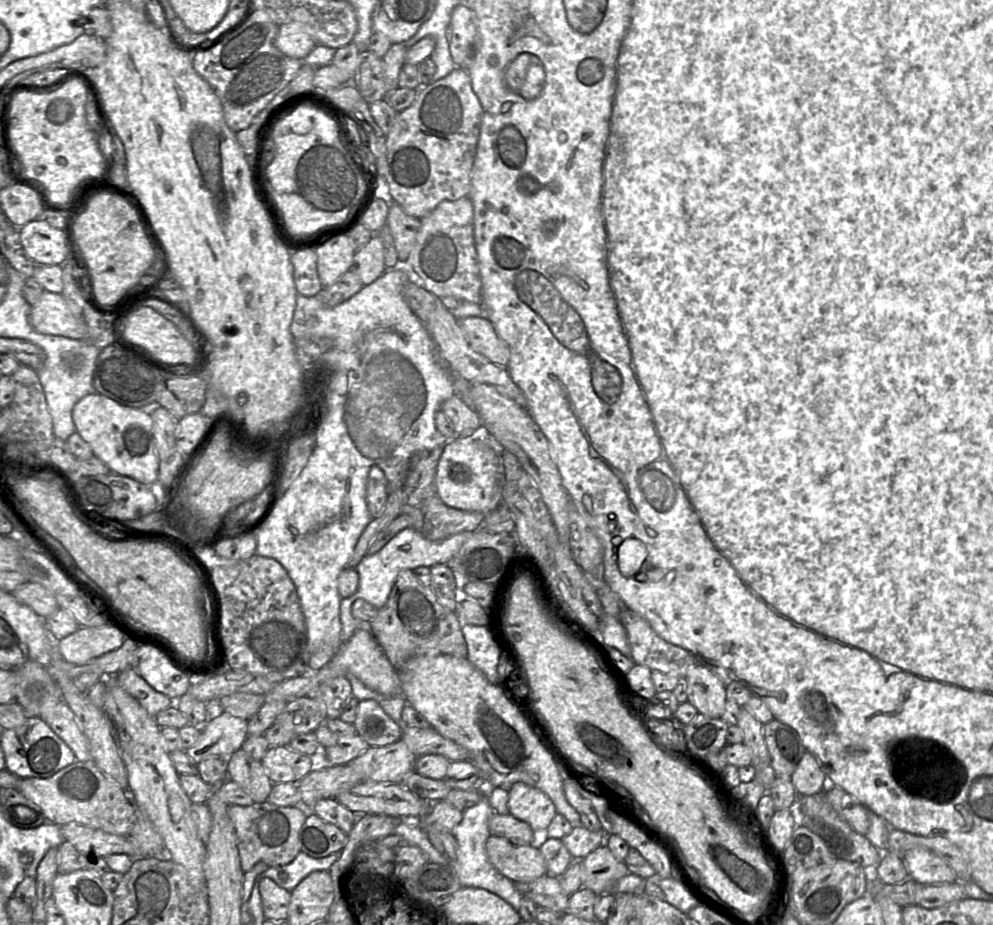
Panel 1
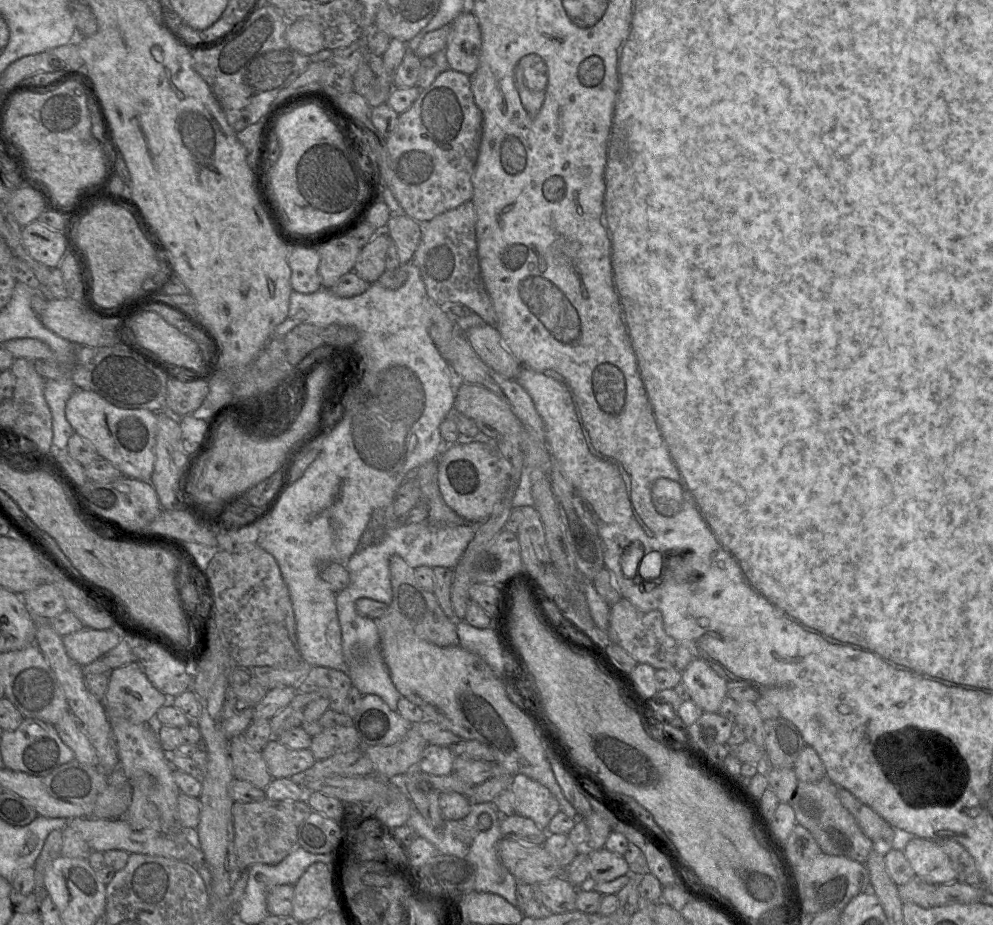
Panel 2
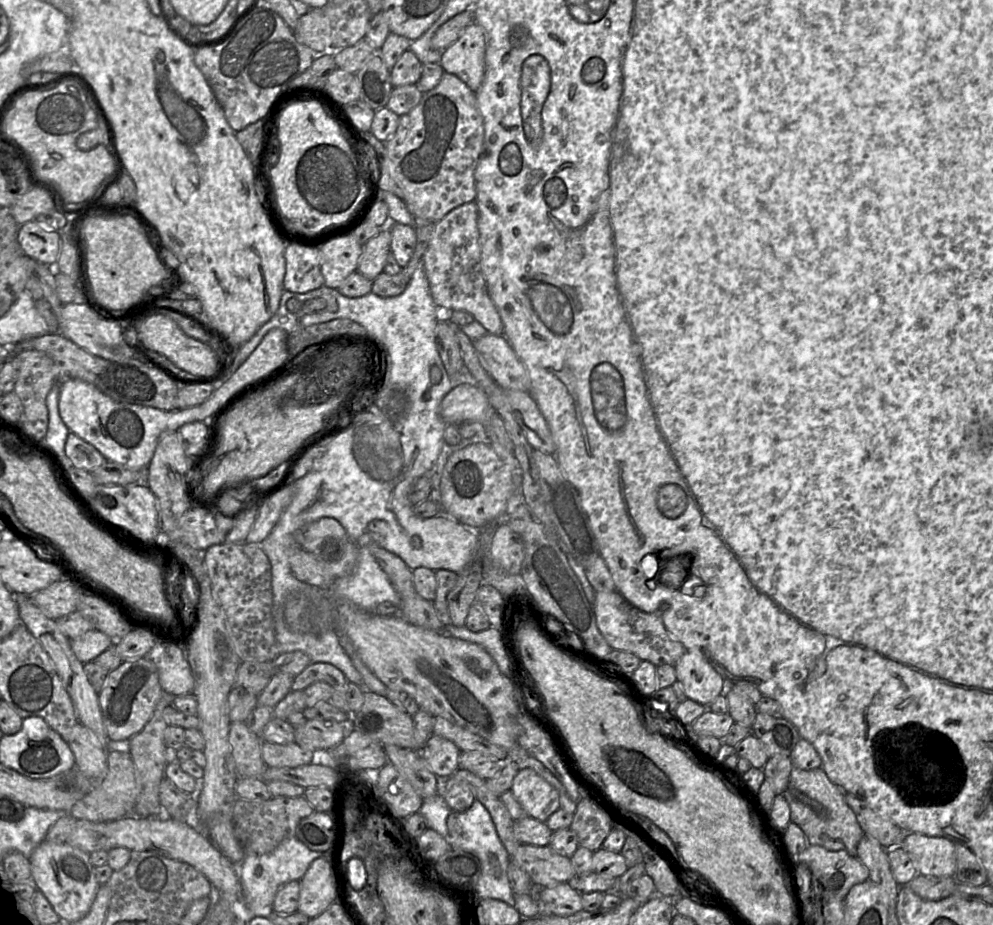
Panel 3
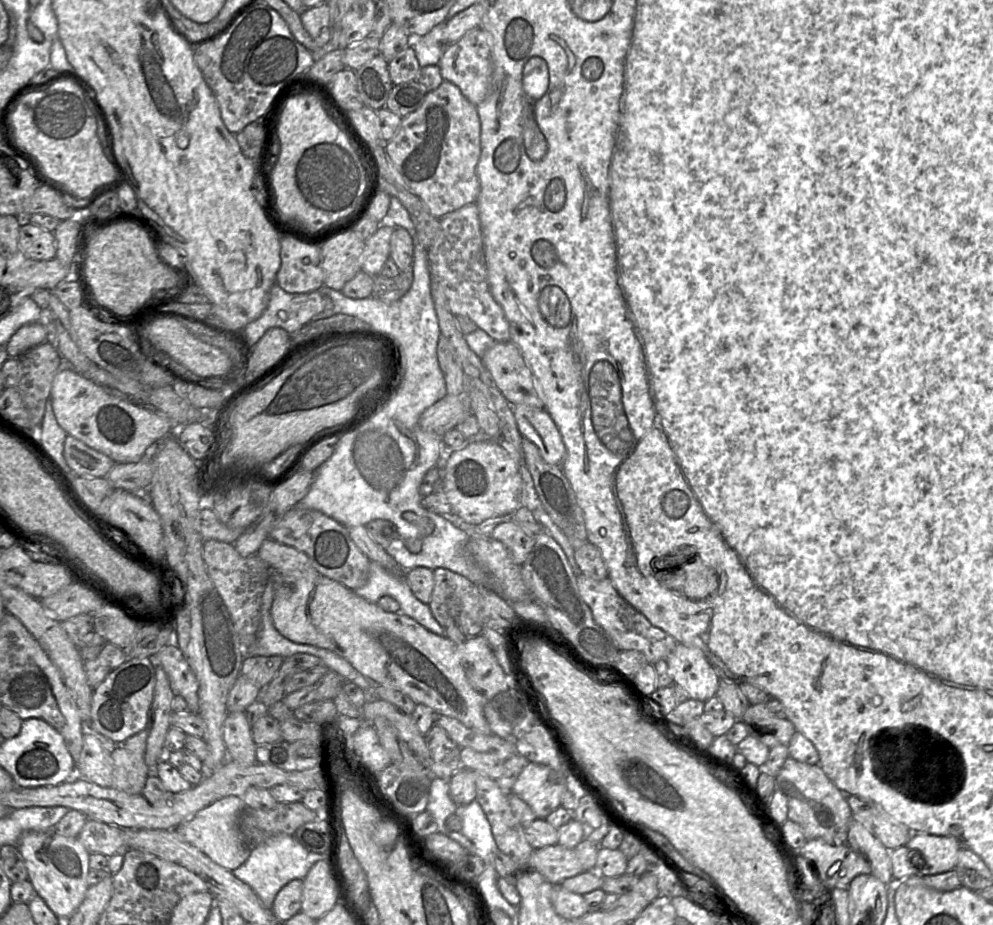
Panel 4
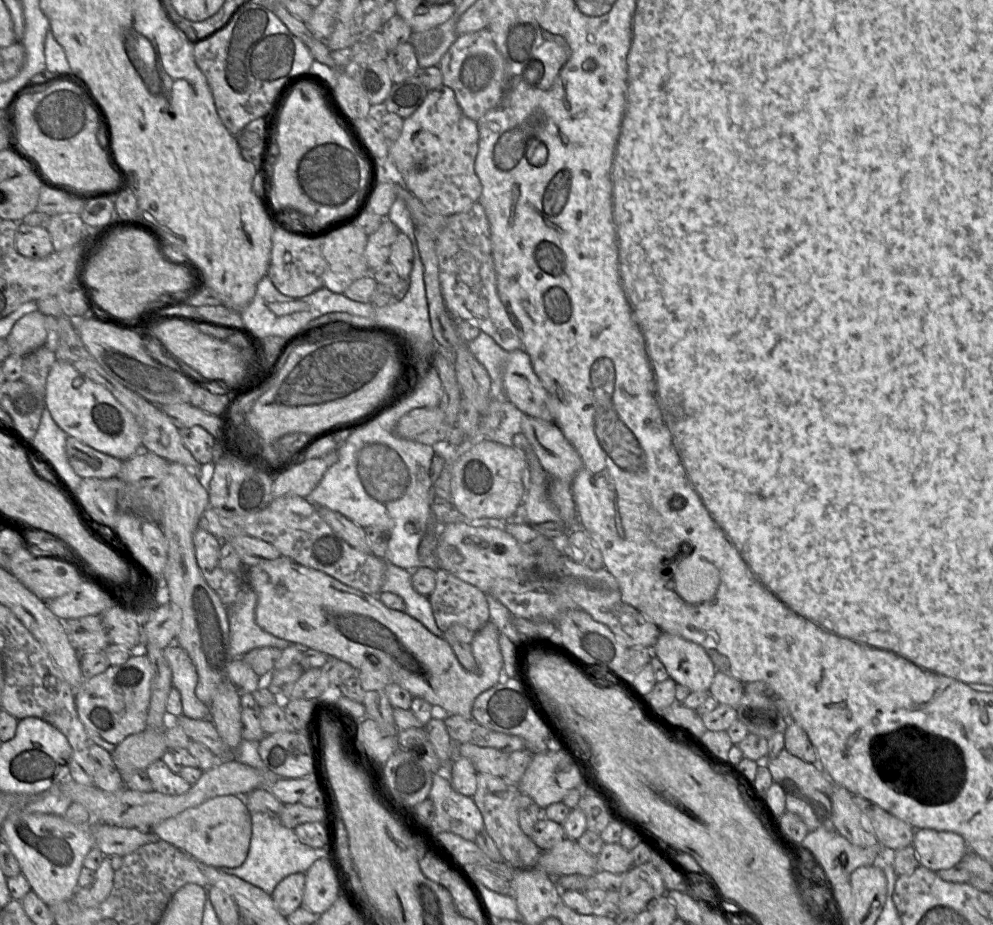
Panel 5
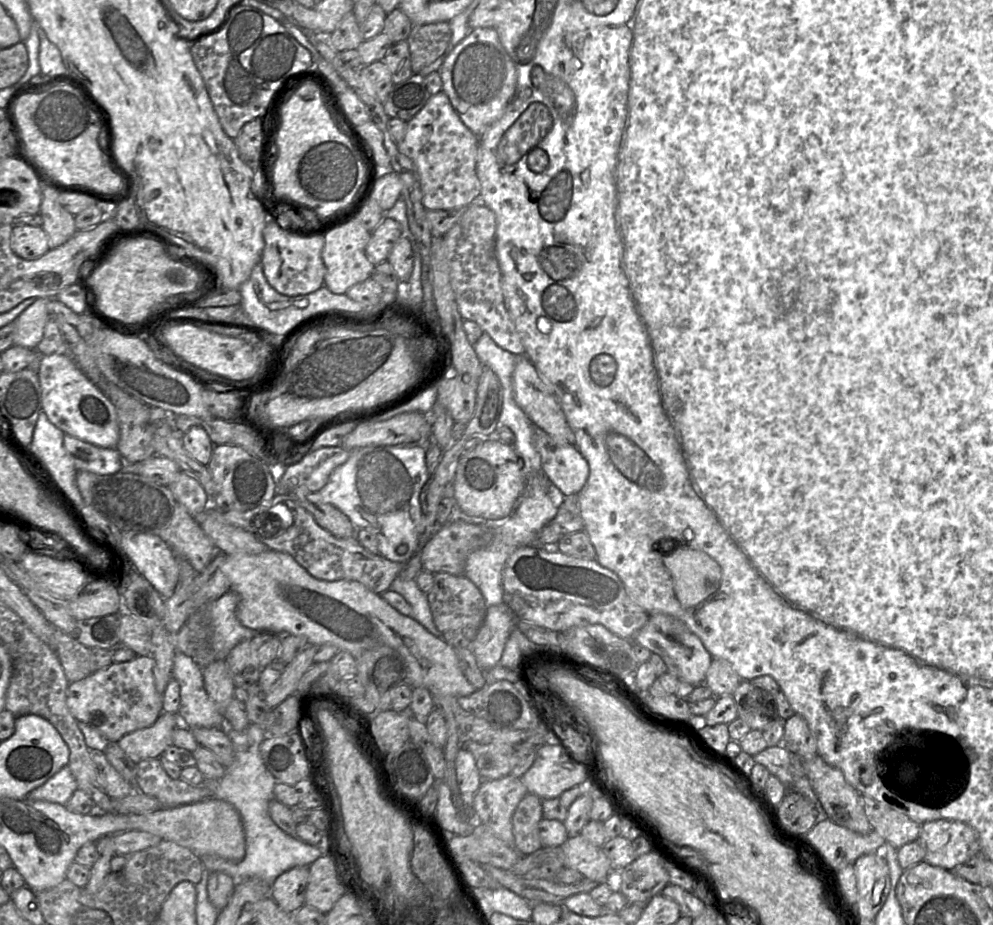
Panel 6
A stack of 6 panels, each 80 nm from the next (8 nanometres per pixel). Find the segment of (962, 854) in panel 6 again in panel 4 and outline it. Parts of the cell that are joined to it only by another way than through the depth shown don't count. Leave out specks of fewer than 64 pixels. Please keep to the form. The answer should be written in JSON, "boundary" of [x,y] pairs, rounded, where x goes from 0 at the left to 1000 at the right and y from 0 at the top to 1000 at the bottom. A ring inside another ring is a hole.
{"boundary":[[[917,901],[912,915],[930,926],[931,936],[925,939],[925,945],[933,947],[961,939],[968,911],[958,904]]]}

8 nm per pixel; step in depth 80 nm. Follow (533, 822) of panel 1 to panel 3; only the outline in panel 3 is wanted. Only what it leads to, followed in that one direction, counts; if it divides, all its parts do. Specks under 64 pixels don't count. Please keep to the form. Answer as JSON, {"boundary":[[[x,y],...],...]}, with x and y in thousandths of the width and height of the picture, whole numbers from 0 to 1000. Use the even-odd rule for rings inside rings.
{"boundary":[[[534,830],[523,831],[514,855],[530,881],[545,889],[564,874],[562,854]]]}

